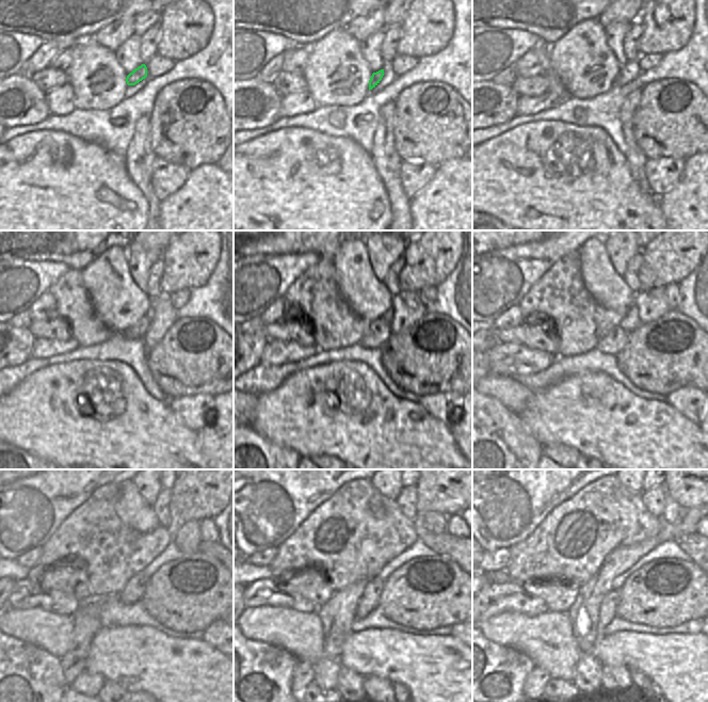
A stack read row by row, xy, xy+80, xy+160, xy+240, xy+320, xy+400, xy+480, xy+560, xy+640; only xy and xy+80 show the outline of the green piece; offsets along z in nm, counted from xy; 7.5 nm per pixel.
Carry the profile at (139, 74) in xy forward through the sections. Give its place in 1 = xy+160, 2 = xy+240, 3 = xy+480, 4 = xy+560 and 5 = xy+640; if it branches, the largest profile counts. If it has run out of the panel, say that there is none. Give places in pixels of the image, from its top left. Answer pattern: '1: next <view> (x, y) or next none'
1: next xy+160 (616, 82)
2: next xy+240 (138, 331)
3: next xy+480 (134, 589)
4: next xy+560 (370, 597)
5: next xy+640 (608, 608)

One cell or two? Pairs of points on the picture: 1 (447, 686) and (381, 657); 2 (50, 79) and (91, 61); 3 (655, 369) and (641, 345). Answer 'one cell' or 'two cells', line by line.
1: one cell
2: two cells
3: one cell

